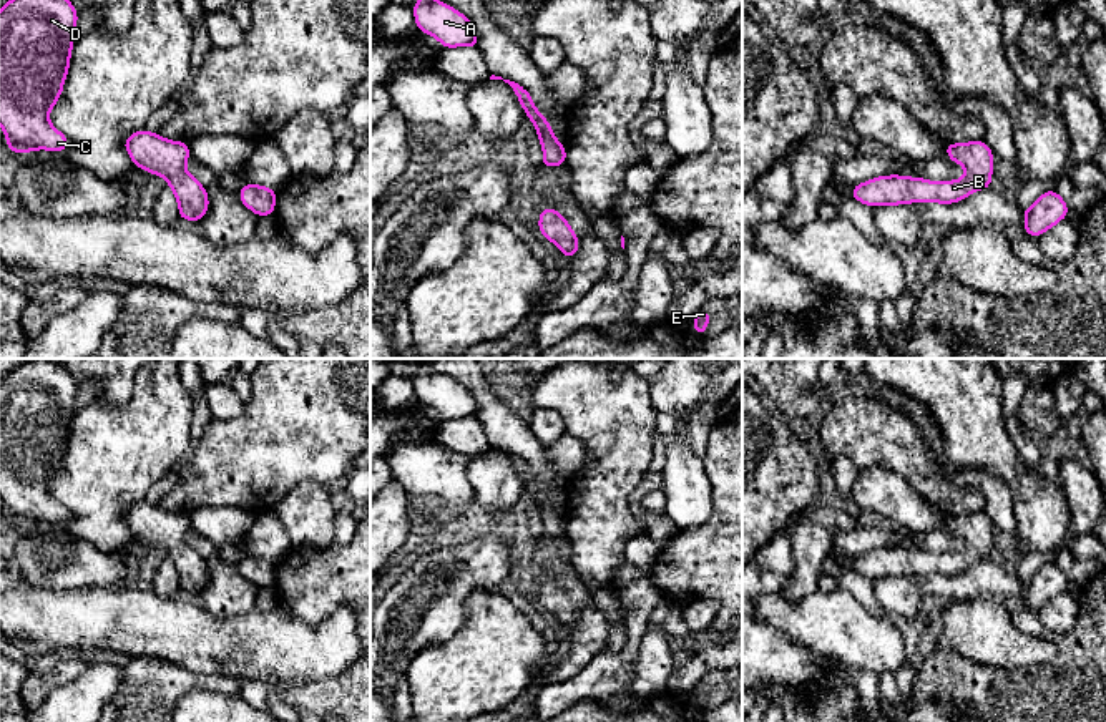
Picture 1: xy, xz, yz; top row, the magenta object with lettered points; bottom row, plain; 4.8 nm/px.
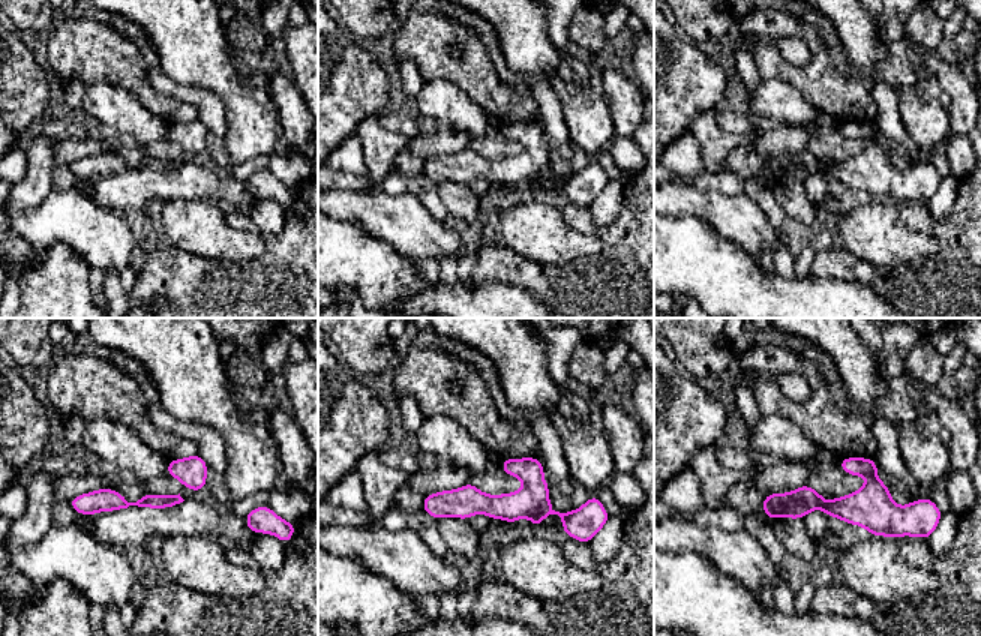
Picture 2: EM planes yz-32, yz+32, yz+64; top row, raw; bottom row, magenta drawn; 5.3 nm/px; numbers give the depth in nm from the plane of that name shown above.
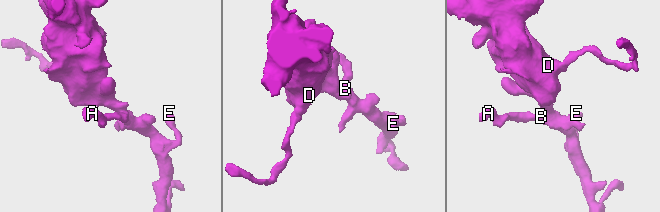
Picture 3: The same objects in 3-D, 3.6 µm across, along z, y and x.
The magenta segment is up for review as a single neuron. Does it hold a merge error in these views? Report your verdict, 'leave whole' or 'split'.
leave whole

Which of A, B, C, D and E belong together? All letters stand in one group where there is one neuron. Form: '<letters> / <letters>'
A B C D E

